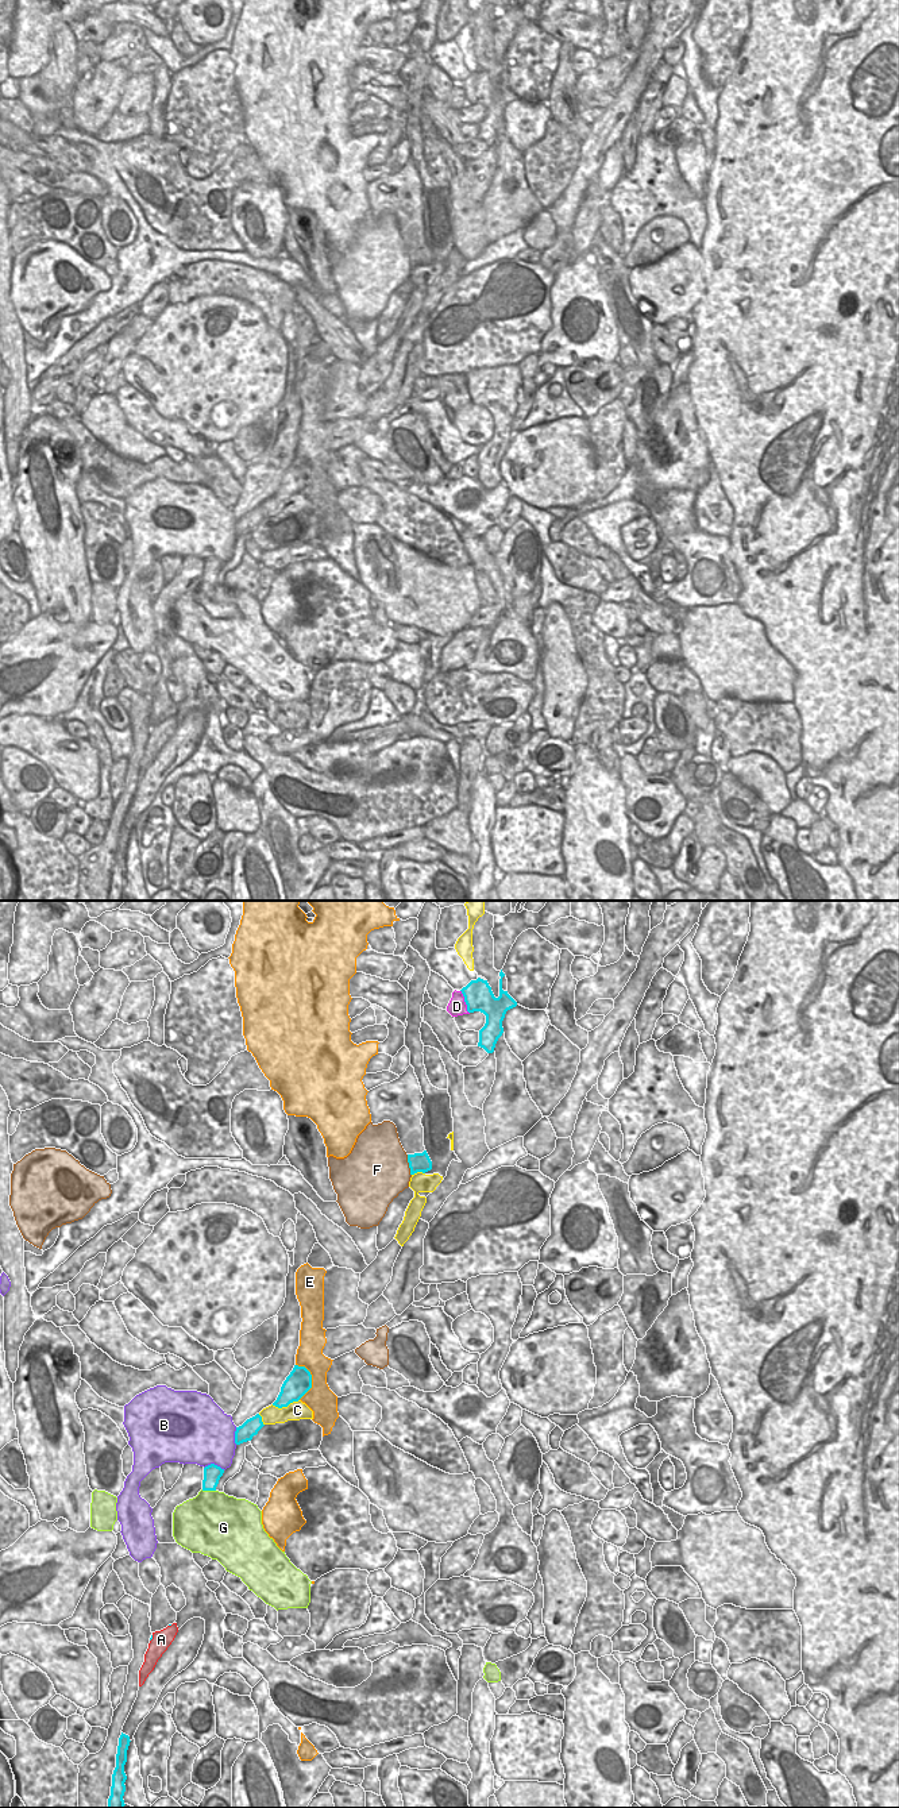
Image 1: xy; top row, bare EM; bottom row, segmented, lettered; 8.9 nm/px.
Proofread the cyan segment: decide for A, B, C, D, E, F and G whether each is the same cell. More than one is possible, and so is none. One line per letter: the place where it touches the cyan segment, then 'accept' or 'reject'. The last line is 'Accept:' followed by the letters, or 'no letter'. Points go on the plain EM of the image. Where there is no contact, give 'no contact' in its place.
A: xy (151, 731) | reject
B: xy (213, 556) | reject
C: xy (285, 498) | reject
D: xy (465, 93) | reject
E: xy (311, 471) | reject
F: xy (409, 258) | reject
G: xy (208, 582) | reject
Accept: no letter

